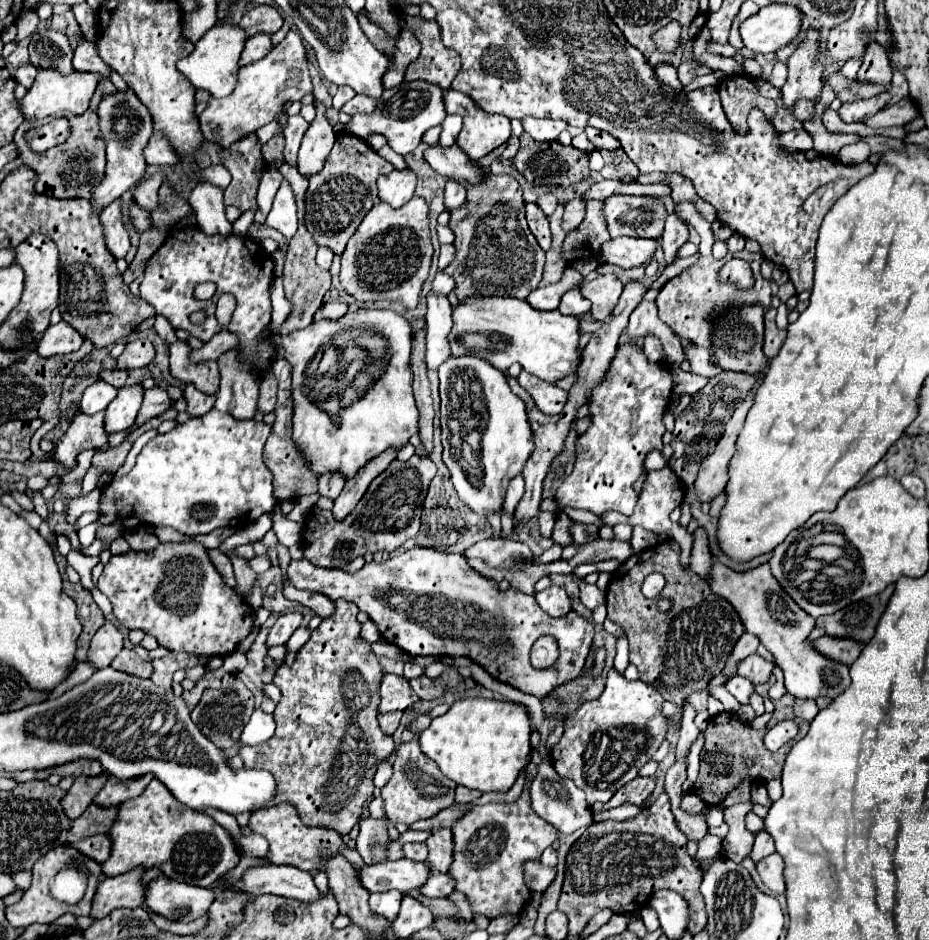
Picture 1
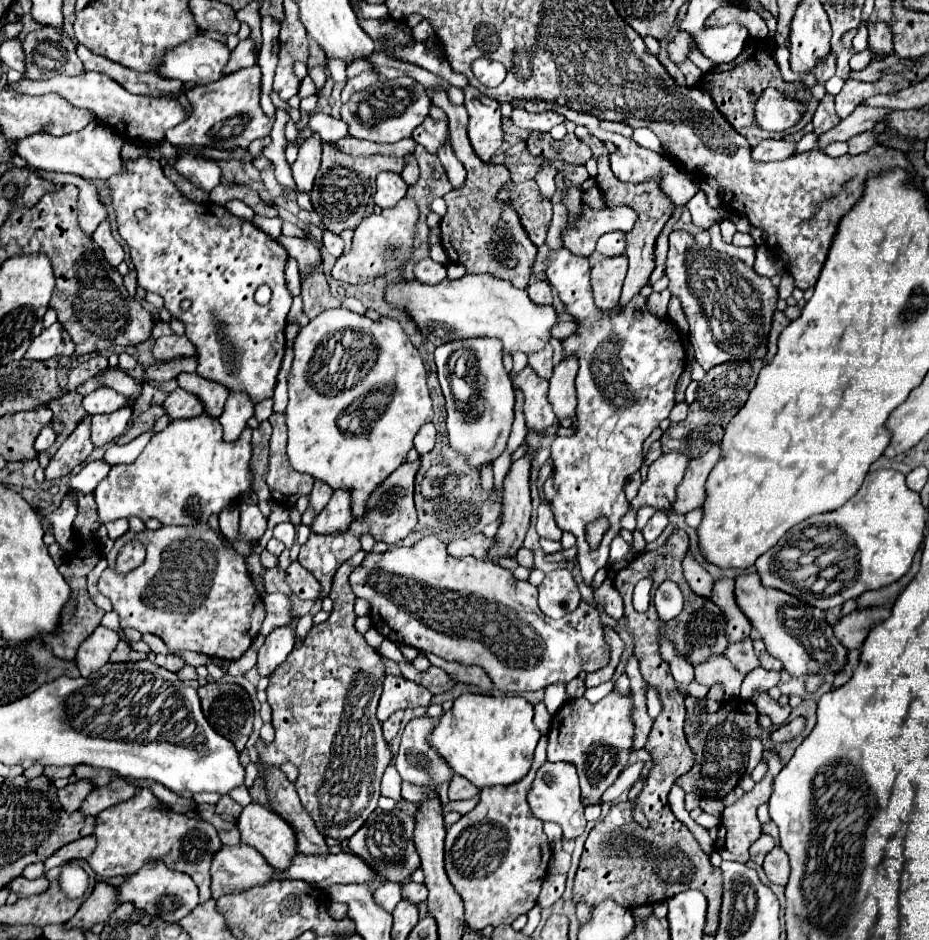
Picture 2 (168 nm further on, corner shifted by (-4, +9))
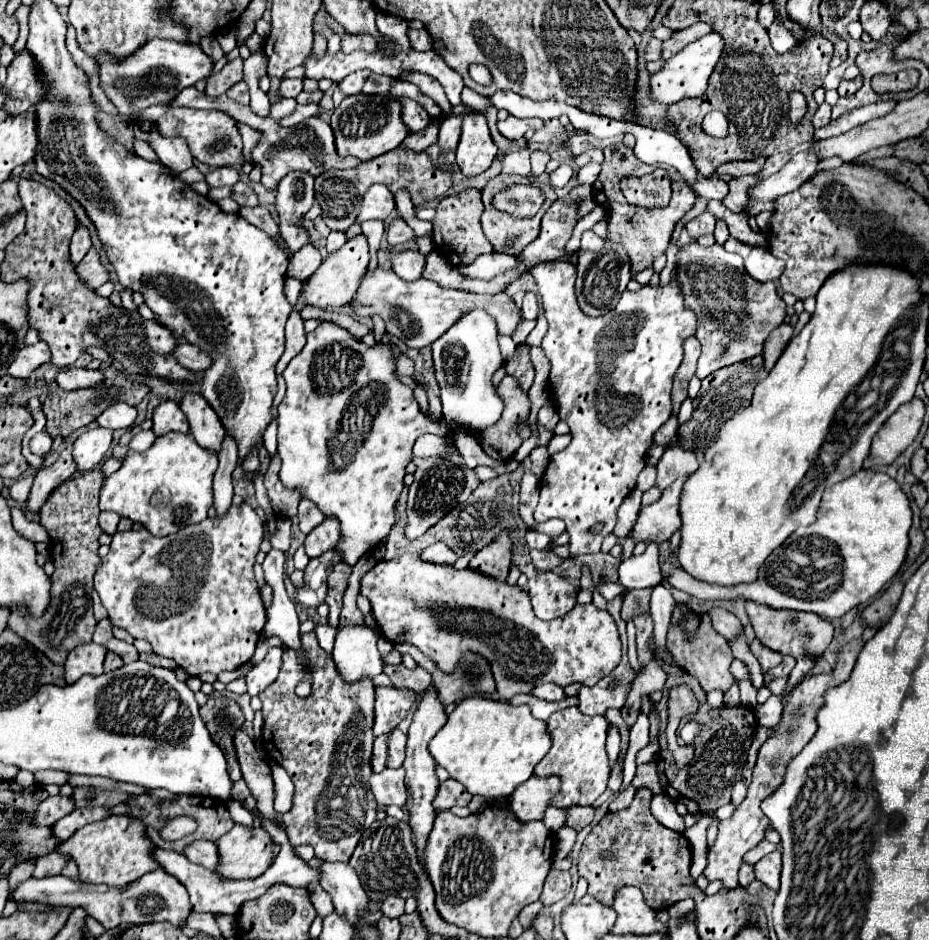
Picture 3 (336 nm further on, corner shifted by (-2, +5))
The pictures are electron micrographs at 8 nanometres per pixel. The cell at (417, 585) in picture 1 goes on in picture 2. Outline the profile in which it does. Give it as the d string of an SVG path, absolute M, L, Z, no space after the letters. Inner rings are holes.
M430 535L420 539L412 547L396 547L386 553L368 553L364 563L350 575L350 585L356 597L366 599L372 609L370 617L374 627L390 641L410 645L436 653L446 661L460 661L464 665L480 665L494 687L508 693L524 693L546 689L552 683L568 683L580 671L596 671L608 663L608 647L604 643L604 625L600 625L600 613L580 603L576 611L560 621L546 621L546 615L538 607L538 589L528 581L514 579L512 571L500 567L490 559L476 557L452 557L446 551L446 543Z

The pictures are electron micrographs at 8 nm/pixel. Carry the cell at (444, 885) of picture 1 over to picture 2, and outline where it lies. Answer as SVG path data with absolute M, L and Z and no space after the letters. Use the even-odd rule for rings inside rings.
M408 881L406 885L402 885L402 897L412 903L422 903L428 897L428 887L424 883Z

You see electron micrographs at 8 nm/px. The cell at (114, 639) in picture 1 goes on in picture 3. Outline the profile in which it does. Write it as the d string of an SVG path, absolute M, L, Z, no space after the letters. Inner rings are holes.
M86 643L86 645L80 645L78 649L72 649L64 663L66 683L68 685L76 683L82 675L102 675L104 657L106 657L106 649L96 643Z

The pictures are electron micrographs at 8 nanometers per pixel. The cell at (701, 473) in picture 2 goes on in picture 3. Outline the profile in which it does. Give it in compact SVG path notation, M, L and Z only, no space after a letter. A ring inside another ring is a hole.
M678 477L670 487L662 491L662 497L642 507L640 517L632 531L628 533L636 543L664 543L672 537L672 533L678 529L678 495L682 491L686 477Z

